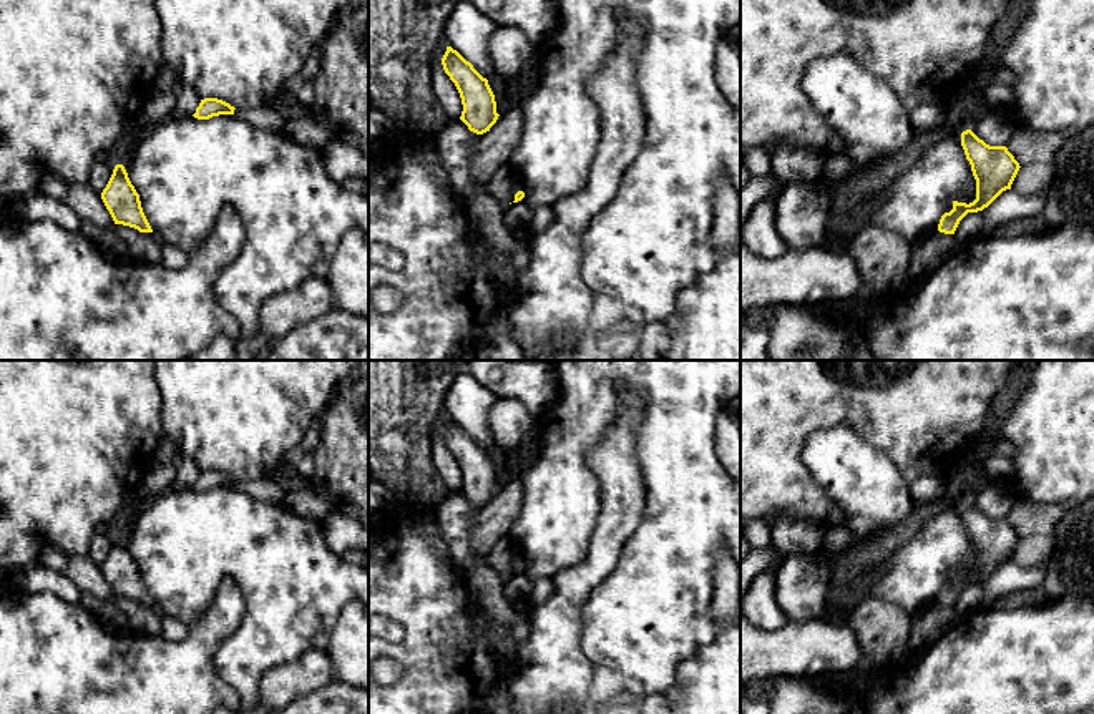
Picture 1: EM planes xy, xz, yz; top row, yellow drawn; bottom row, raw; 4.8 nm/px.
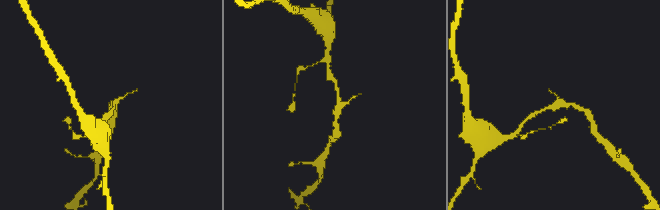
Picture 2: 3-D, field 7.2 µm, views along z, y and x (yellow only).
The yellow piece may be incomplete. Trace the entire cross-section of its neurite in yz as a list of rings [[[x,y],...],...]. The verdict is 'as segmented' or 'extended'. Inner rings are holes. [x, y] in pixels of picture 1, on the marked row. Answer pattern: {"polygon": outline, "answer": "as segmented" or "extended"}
{"polygon": [[[971,130],[961,133],[961,146],[976,179],[976,199],[969,204],[953,201],[953,209],[945,213],[938,224],[938,231],[945,234],[955,234],[968,213],[983,211],[1003,191],[1011,189],[1021,168],[1006,146],[989,146]]], "answer": "as segmented"}

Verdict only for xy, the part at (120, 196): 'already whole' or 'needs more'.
already whole

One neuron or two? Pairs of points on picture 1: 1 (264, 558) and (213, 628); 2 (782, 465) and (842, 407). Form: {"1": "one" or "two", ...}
{"1": "two", "2": "one"}

